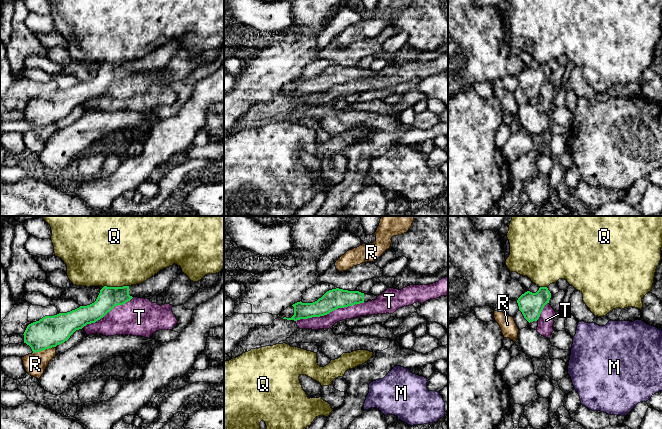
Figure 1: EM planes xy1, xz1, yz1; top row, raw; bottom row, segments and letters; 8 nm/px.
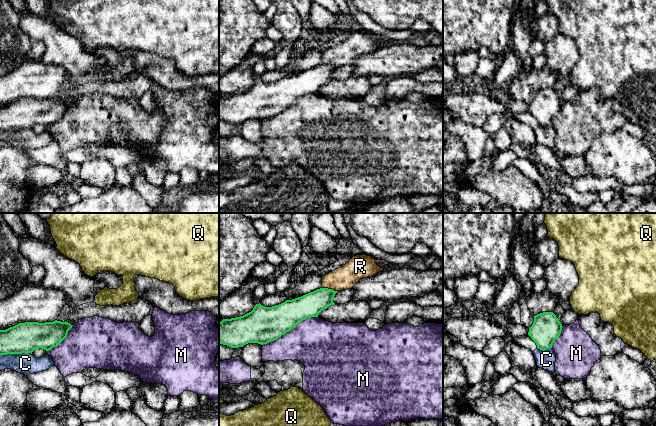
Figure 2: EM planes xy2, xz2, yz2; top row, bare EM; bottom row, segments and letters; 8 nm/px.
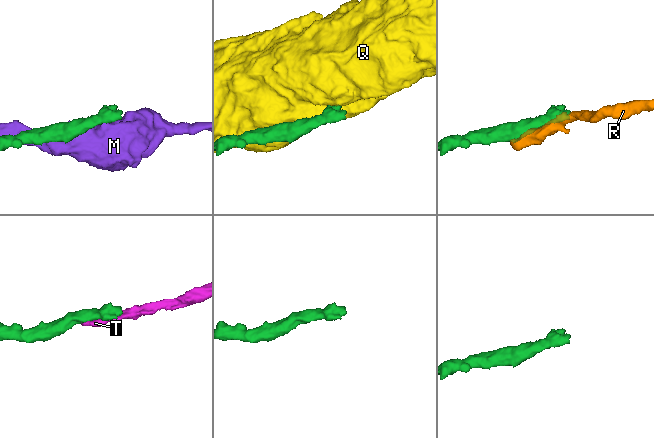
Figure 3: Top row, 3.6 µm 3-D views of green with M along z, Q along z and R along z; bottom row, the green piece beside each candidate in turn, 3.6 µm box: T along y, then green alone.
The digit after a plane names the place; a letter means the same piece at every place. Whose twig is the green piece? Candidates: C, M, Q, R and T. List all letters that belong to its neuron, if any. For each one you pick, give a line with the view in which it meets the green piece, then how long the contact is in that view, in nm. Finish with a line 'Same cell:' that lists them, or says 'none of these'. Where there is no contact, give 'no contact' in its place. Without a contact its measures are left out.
Same cell: none of these

